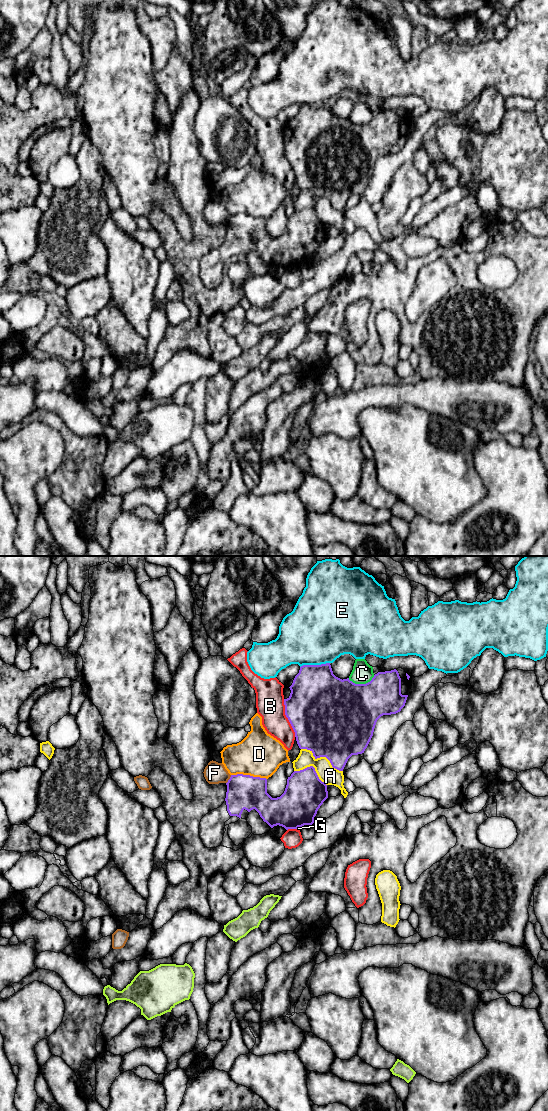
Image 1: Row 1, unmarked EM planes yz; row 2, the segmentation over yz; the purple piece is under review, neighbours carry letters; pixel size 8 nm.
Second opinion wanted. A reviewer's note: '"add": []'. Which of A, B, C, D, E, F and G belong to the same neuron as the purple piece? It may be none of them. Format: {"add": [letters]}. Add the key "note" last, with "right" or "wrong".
{"add": [], "note": "right"}

